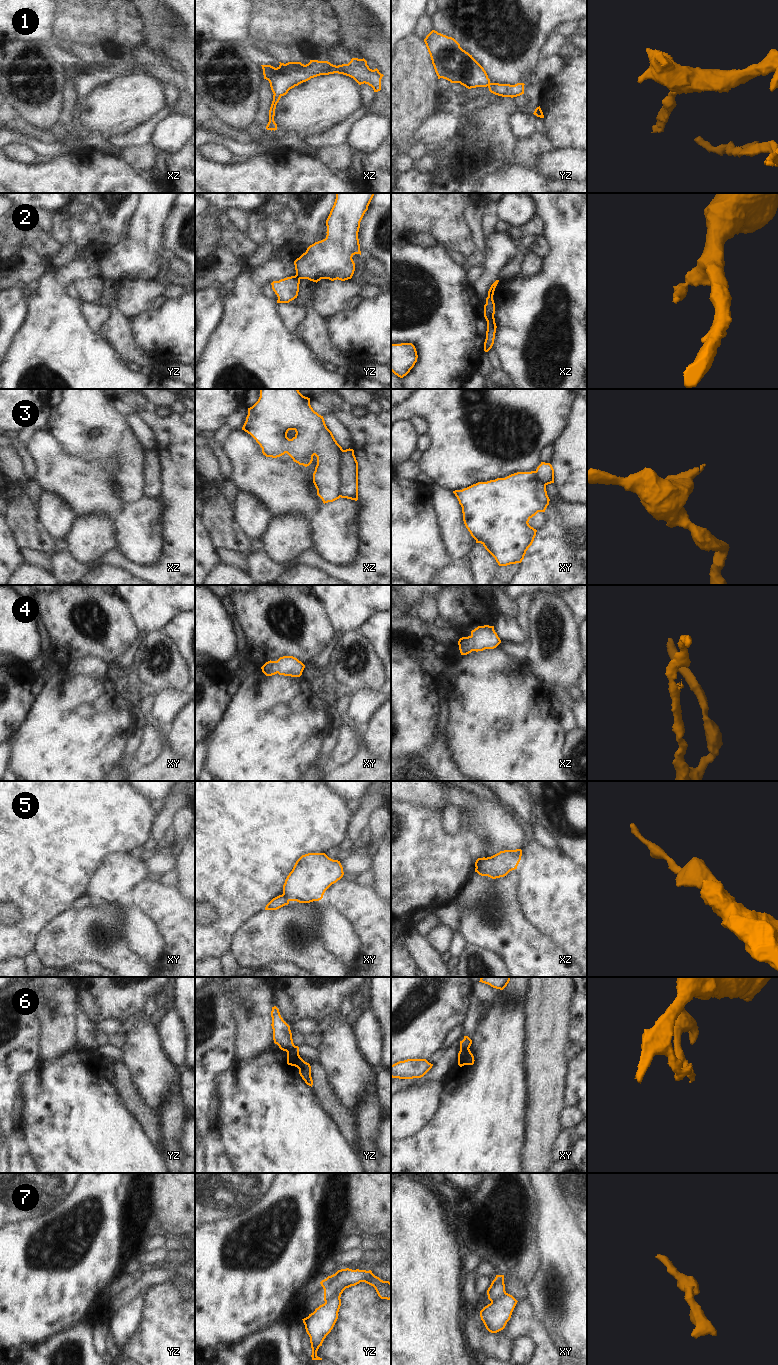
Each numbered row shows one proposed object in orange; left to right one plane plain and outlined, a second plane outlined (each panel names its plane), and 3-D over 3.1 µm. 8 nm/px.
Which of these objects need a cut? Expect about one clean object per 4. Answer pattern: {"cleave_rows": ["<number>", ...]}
{"cleave_rows": ["2", "3", "5", "6", "7"]}

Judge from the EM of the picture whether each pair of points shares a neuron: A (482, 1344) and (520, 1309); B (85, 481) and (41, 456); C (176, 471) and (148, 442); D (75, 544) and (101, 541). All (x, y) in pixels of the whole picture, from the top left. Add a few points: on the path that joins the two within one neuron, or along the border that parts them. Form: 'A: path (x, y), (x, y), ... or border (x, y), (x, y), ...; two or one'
A: path (494, 1344), (497, 1344), (520, 1321); one
B: path (74, 479), (66, 476), (52, 462); one
C: border (149, 424), (155, 432), (157, 439), (156, 447); two
D: path (81, 544), (95, 541); one

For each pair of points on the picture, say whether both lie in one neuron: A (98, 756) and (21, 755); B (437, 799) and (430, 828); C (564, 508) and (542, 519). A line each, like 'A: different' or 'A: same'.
A: same
B: different
C: different

